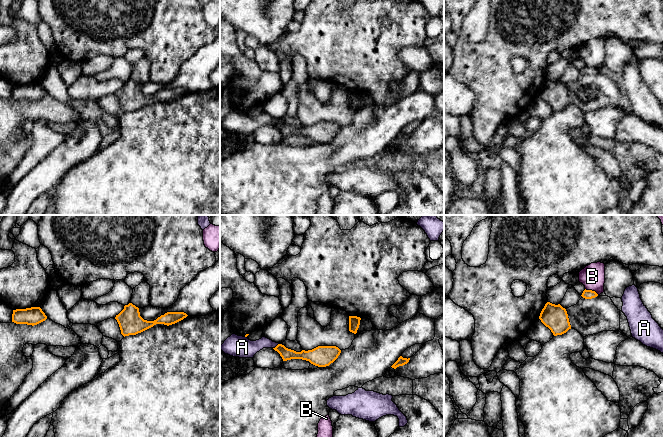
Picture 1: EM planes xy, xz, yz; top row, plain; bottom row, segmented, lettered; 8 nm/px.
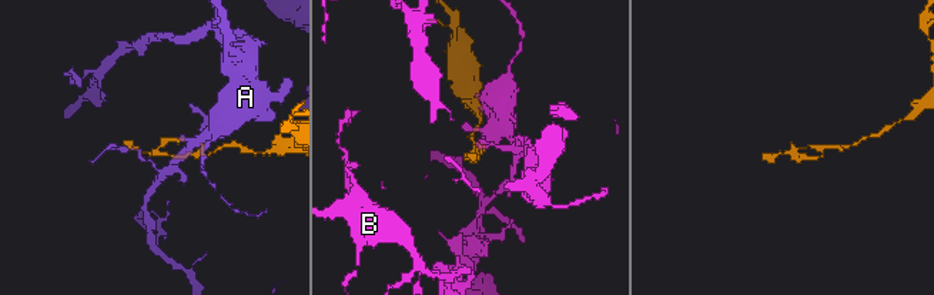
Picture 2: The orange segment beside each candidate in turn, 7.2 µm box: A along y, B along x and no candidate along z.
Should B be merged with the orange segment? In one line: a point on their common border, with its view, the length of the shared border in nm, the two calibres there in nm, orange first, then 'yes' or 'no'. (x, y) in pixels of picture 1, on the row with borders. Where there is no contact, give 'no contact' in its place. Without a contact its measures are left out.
meets orange in yz at (591, 290); contact 120 nm long; 80 nm thick on the orange side, 190 nm on the other; no

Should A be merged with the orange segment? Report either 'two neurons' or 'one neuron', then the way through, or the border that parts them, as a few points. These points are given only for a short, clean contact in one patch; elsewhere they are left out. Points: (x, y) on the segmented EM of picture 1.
two neurons | along xz (282, 344), (277, 344), (273, 348)

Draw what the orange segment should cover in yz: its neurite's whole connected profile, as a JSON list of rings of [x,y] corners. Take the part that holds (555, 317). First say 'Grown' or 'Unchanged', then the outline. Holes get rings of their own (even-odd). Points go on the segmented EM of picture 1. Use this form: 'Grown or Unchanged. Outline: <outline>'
Unchanged. Outline: [[[547,302],[539,319],[551,330],[554,336],[562,335],[571,329],[567,311],[560,304],[555,305]]]

